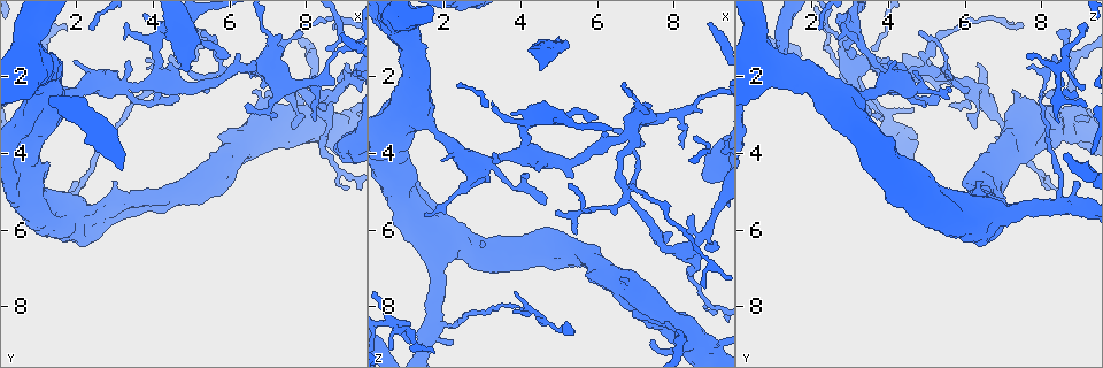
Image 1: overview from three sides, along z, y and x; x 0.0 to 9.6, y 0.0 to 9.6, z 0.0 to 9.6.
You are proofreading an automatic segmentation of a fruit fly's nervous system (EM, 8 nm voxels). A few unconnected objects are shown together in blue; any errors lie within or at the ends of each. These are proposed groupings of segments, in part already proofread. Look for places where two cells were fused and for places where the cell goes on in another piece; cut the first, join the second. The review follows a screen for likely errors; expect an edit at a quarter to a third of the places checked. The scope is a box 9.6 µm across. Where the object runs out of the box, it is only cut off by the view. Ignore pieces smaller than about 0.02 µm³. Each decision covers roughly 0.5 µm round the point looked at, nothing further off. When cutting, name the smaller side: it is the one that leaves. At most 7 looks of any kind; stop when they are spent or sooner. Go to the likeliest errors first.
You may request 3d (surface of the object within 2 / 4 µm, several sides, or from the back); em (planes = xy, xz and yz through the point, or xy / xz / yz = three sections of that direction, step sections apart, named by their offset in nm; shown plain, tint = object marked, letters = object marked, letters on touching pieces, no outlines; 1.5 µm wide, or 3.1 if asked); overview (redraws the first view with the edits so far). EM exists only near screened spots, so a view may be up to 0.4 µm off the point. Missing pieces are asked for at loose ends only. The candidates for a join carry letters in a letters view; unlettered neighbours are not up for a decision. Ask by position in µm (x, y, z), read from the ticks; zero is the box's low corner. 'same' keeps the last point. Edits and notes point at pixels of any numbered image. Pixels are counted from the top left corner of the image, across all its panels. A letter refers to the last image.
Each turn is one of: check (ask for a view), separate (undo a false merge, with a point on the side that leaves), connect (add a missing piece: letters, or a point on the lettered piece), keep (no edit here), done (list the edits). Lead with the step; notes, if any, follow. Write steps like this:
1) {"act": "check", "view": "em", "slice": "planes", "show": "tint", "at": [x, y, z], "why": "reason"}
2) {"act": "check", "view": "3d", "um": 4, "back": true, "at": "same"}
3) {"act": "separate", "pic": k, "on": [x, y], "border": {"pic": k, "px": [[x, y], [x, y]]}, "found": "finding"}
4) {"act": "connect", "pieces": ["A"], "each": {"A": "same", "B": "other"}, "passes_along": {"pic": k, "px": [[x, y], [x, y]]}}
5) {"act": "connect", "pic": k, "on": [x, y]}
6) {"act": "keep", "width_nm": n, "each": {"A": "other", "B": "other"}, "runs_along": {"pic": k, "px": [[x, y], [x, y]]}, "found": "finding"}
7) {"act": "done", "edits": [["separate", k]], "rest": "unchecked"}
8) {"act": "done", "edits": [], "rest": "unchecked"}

{"act": "check", "view": "em", "slice": "planes", "show": "tint", "at": [6.55, 1.80, 3.75], "why": "sudden change in width"}

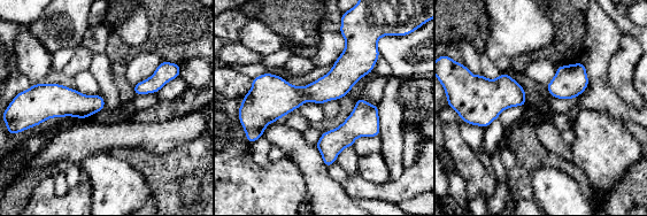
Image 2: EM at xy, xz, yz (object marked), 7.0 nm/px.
{"act": "check", "view": "em", "slice": "planes", "show": "letters", "at": "same", "why": "what lies round it"}

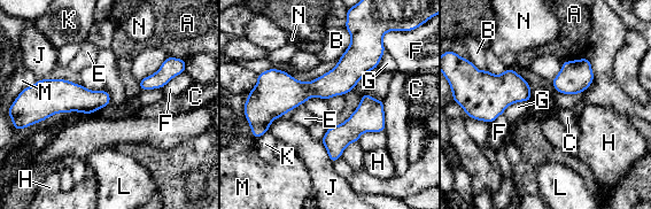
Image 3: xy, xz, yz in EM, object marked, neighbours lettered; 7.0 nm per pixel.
{"act": "keep", "each": {"A": "other", "B": "other", "C": "other", "E": "other", "F": "other", "G": "other", "H": "other", "J": "other", "K": "other", "L": "other", "M": "other", "N": "other"}, "runs_along": {"pic": 3, "px": [[376, 60], [291, 93], [261, 128]]}, "found": "continuous, no second cell"}

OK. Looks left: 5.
{"act": "check", "view": "3d", "um": 4, "at": [8.90, 4.20, 4.55]}

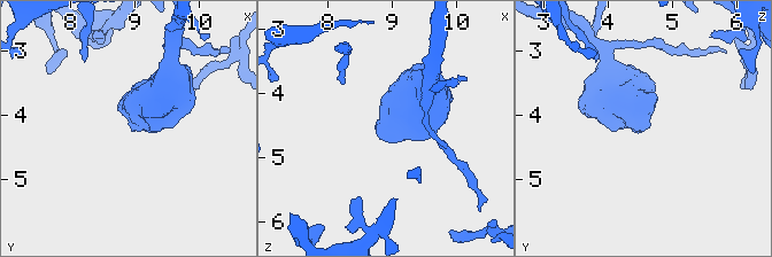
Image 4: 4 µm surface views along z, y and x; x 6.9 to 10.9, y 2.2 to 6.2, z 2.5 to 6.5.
{"act": "check", "view": "em", "slice": "planes", "show": "plain", "at": [8.90, 4.15, 4.60]}

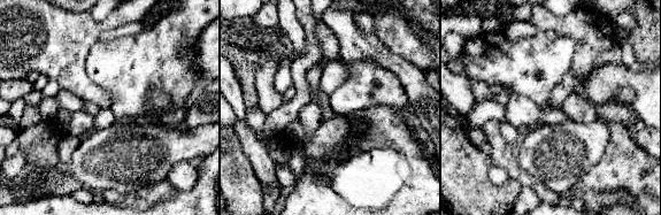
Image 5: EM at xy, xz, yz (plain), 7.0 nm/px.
{"act": "check", "view": "em", "slice": "planes", "show": "letters", "at": "same", "why": "what lies round it"}

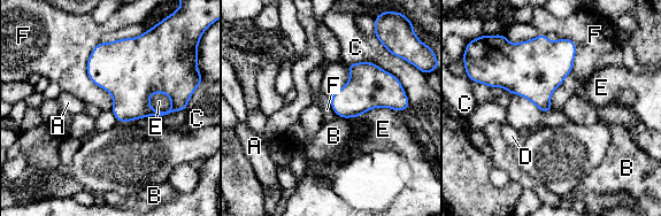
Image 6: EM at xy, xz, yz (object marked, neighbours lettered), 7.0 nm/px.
{"act": "keep", "longest_contact_nm": ["C", 550], "each": {"A": "other", "B": "other", "C": "other", "D": "other", "E": "other", "F": "other"}, "found": "no lettered piece goes on from it"}

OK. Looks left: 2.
{"act": "check", "view": "em", "slice": "planes", "show": "letters", "at": [8.45, 2.70, 5.60]}

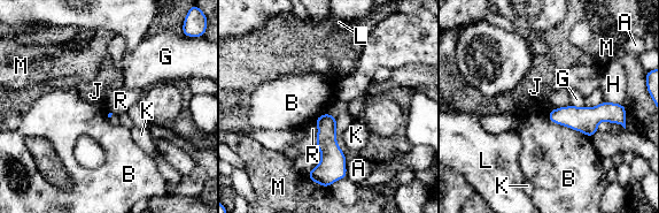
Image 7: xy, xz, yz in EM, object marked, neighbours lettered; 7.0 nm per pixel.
{"act": "keep", "each": {"A": "other", "B": "other", "G": "other", "H": "other", "J": "other", "K": "other", "L": "other", "M": "other", "R": "other"}, "border": {"pic": 7, "px": [[570, 104], [556, 107], [549, 112]]}, "found": "no lettered piece goes on from it"}

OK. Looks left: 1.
{"act": "done", "edits": [], "rest": "unchecked"}

